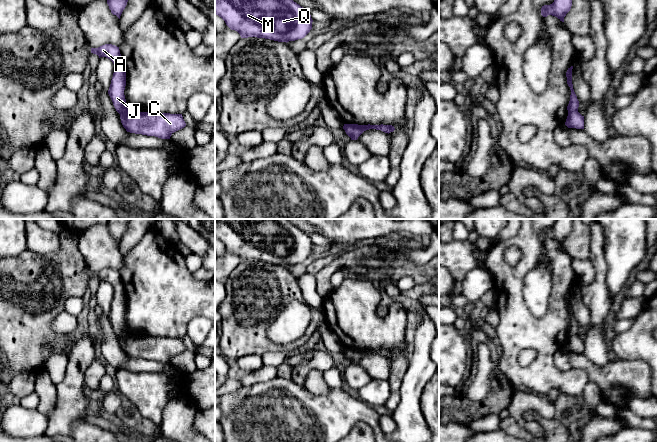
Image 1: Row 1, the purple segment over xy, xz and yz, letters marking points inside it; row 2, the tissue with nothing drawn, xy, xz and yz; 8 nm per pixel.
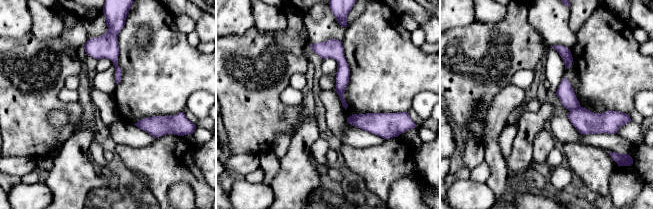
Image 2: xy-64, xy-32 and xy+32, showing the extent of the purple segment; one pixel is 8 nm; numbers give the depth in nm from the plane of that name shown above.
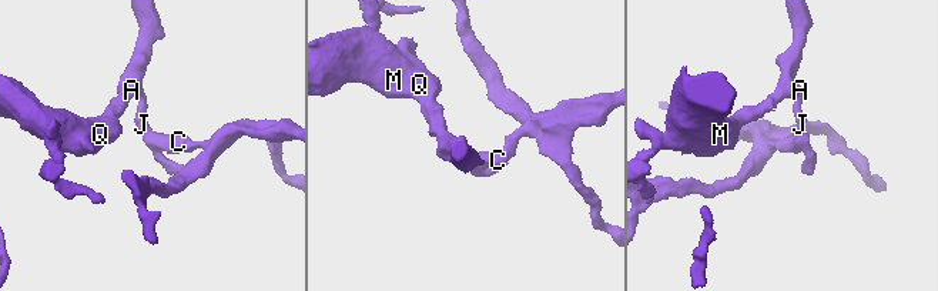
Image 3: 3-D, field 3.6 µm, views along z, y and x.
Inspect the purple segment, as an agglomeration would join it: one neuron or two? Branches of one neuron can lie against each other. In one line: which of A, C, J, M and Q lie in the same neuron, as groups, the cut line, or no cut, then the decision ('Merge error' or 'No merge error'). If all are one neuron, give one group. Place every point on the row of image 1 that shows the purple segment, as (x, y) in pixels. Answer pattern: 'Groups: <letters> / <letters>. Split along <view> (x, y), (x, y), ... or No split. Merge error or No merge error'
Groups: A J M Q / C. Split along xy (129, 109), (120, 114). Merge error

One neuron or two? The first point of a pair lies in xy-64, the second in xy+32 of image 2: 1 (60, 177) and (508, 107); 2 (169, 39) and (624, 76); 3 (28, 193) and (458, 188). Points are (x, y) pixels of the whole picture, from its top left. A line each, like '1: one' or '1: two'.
1: two
2: one
3: one

